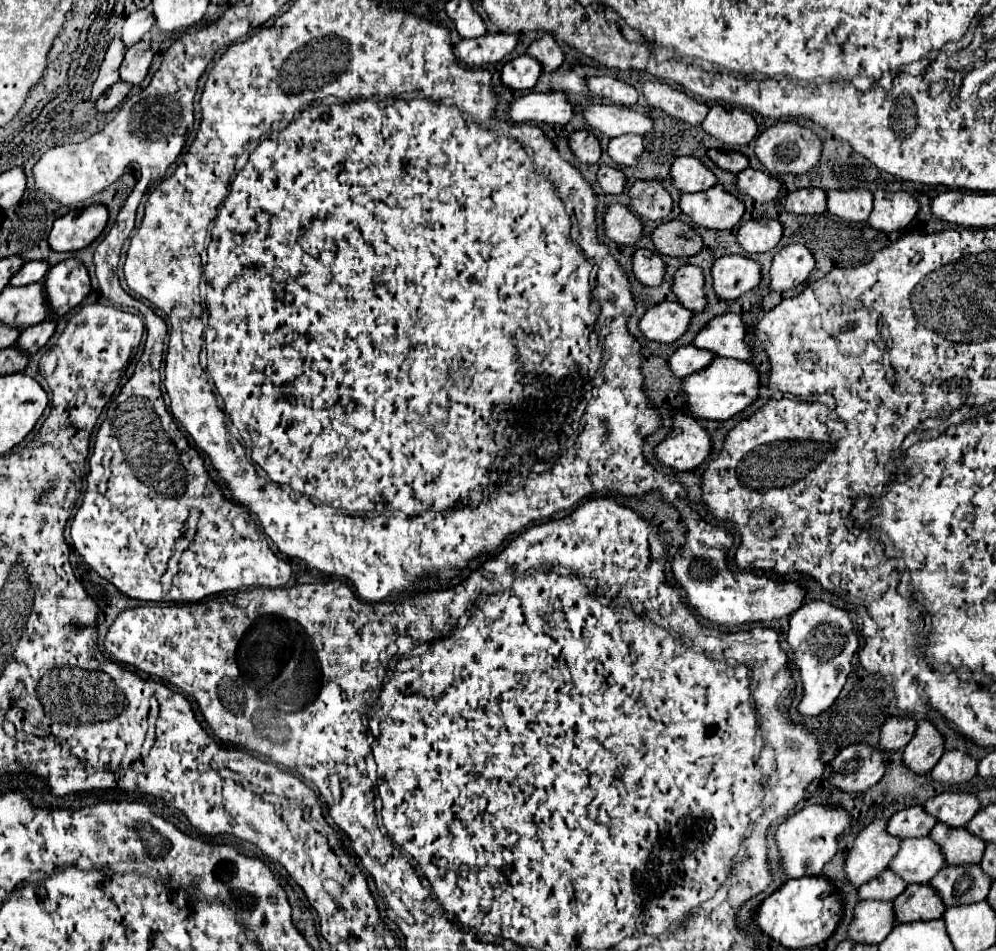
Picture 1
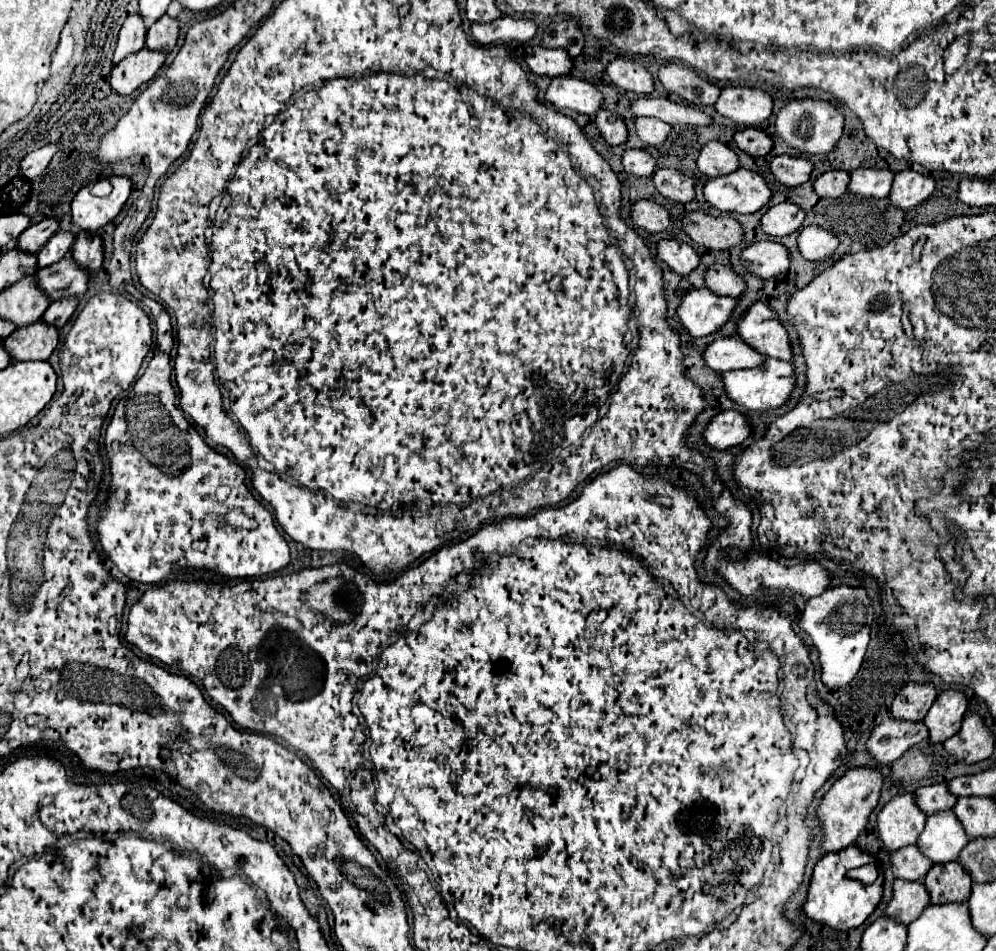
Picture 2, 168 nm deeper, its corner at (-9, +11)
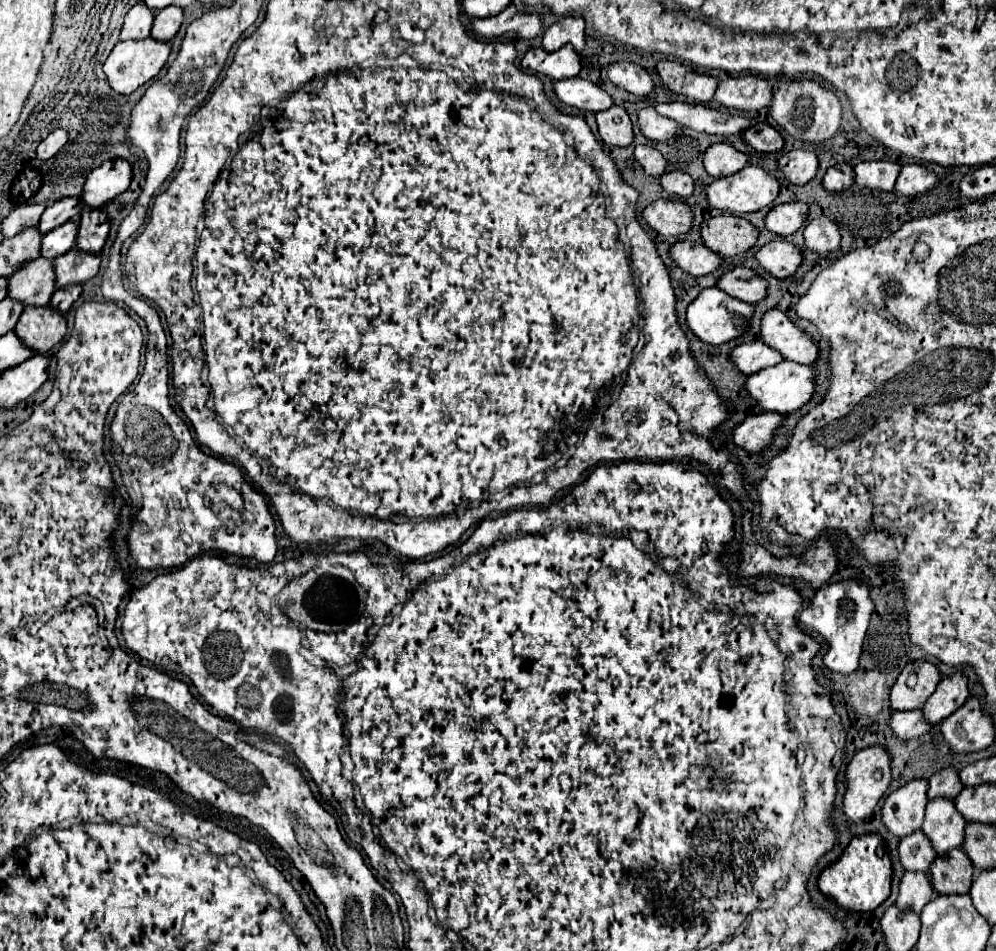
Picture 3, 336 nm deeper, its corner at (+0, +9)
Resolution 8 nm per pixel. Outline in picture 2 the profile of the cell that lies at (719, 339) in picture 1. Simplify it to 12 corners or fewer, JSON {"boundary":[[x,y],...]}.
{"boundary":[[760,300],[736,334],[762,356],[790,360],[784,326]]}

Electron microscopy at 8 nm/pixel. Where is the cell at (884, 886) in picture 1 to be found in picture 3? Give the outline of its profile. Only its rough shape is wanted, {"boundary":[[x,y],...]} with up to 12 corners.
{"boundary":[[915,830],[901,838],[899,858],[905,870],[927,872],[937,852]]}

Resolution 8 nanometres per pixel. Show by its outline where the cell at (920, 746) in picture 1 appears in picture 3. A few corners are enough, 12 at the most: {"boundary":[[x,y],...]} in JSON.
{"boundary":[[957,672],[937,684],[923,706],[939,724],[967,700],[967,678]]}

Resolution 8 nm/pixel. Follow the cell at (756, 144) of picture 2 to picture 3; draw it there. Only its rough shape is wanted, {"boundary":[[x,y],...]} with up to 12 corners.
{"boundary":[[767,122],[743,132],[747,144],[759,152],[779,152],[781,134]]}

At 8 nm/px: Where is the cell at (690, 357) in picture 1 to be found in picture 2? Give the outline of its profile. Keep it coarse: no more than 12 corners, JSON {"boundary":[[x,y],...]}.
{"boundary":[[738,336],[716,338],[702,358],[716,372],[766,360]]}

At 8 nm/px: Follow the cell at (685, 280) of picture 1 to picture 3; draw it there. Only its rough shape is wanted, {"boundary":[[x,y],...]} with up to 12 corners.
{"boundary":[[745,266],[727,272],[717,288],[757,304],[767,298],[767,280]]}

